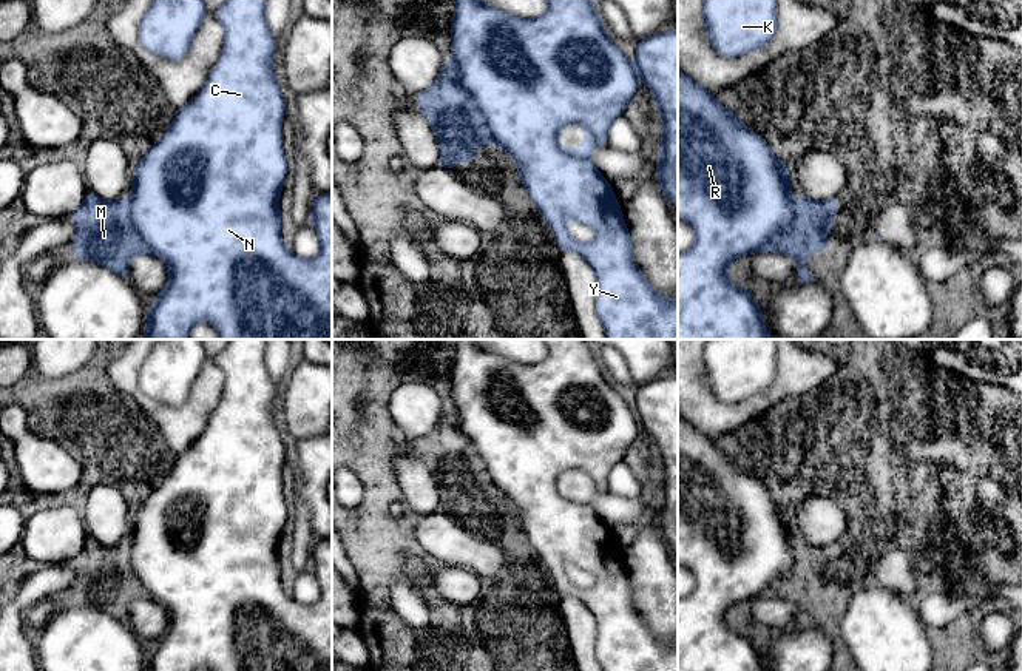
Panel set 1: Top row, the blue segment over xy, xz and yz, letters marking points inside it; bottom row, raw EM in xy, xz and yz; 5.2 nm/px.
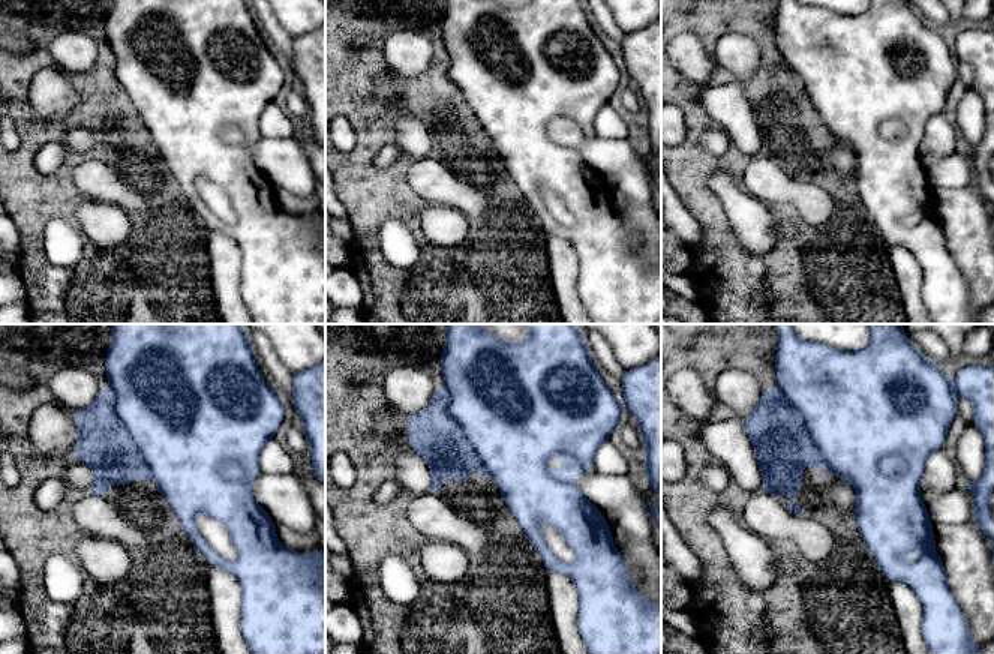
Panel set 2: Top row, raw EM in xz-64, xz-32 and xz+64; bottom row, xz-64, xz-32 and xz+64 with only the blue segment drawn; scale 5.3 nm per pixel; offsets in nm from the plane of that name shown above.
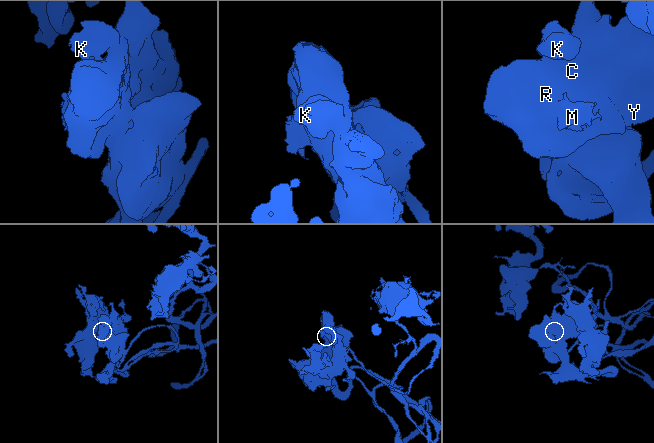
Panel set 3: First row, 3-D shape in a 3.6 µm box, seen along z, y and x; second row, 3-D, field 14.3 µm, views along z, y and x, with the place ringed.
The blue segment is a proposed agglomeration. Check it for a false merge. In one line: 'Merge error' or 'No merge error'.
Merge error

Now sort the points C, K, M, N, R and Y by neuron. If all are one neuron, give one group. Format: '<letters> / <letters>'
C K N R Y / M

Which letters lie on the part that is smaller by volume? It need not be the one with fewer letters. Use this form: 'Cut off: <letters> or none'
Cut off: M

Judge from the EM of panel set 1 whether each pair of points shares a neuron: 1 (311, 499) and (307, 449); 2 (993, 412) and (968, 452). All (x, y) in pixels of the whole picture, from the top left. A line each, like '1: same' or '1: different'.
1: same
2: same

